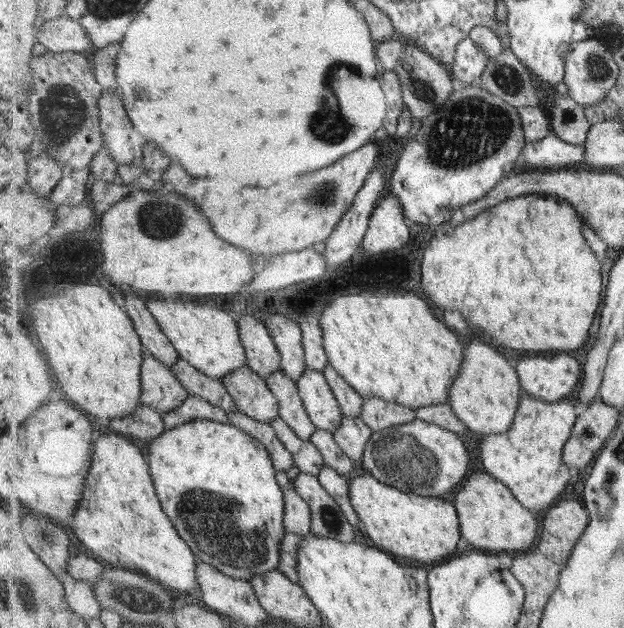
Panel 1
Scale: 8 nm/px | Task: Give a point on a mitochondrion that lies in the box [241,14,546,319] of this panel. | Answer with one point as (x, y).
(467, 133)

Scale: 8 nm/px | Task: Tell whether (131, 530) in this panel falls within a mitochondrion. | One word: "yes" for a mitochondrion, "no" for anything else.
no

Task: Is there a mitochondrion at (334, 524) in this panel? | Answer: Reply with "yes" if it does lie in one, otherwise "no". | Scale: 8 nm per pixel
yes

